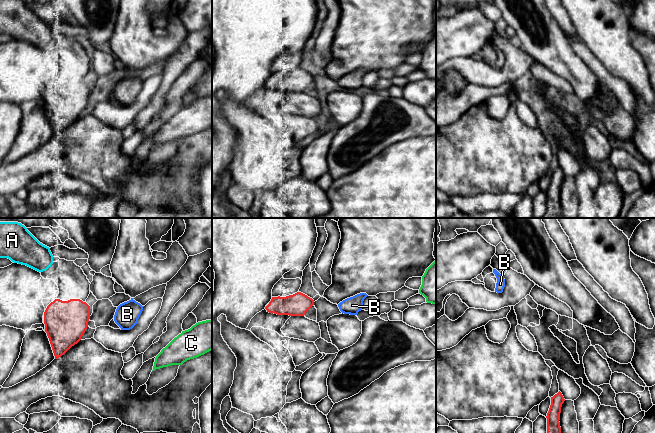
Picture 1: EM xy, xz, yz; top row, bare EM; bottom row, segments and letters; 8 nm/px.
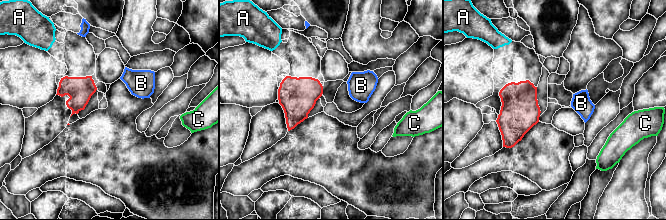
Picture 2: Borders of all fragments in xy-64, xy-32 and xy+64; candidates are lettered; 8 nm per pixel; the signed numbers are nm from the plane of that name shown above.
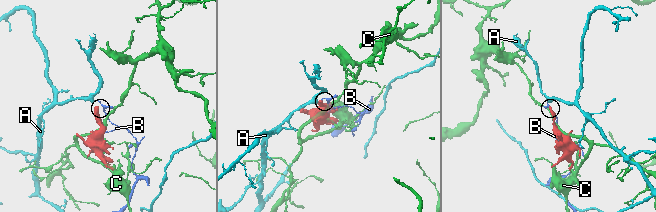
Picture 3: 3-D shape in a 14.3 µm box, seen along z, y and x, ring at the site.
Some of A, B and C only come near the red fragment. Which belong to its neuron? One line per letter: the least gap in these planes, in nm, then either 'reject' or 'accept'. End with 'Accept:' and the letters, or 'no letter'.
A: 240 nm | accept
B: 200 nm | reject
C: 600 nm | reject
Accept: A

